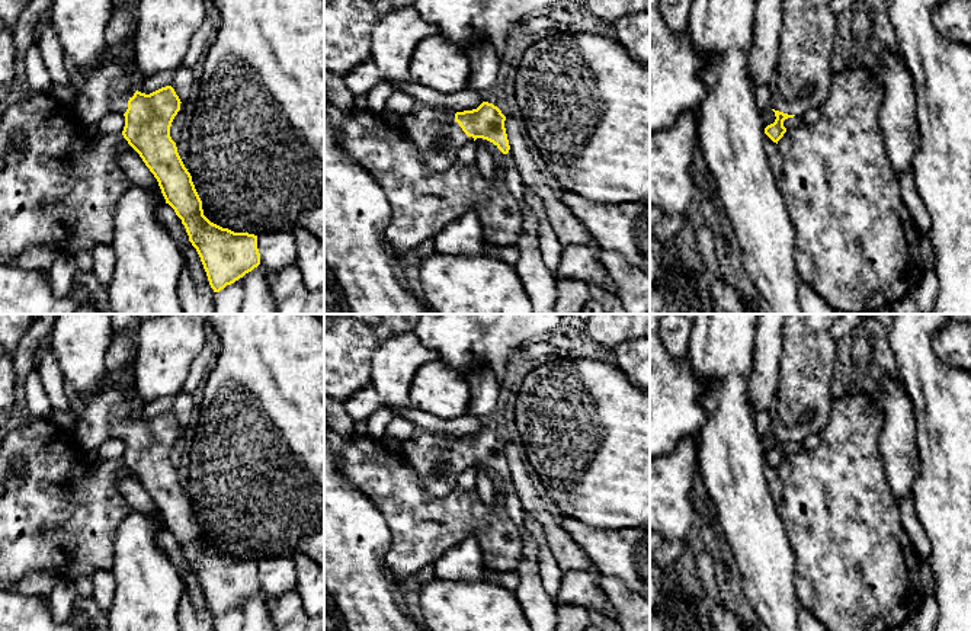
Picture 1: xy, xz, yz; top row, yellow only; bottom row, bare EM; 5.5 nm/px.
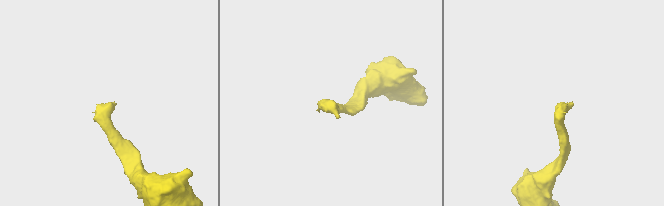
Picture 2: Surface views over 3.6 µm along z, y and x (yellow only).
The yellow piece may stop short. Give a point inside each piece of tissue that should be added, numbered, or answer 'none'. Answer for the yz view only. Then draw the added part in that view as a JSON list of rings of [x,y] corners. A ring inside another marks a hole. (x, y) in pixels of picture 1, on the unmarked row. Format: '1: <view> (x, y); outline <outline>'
1: yz (803, 407); outline [[[786,314],[782,327],[783,355],[781,379],[778,384],[778,397],[772,411],[772,430],[770,435],[801,442],[808,435],[820,435],[821,430],[830,423],[831,413],[831,393],[830,381],[833,378],[833,368],[836,358],[836,340],[830,334],[831,324],[842,314]]]

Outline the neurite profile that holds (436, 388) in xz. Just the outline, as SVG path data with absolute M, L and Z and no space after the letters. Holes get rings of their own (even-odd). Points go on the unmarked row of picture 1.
M439 359L424 363L416 372L408 397L410 406L451 420L465 414L471 391L465 374Z

